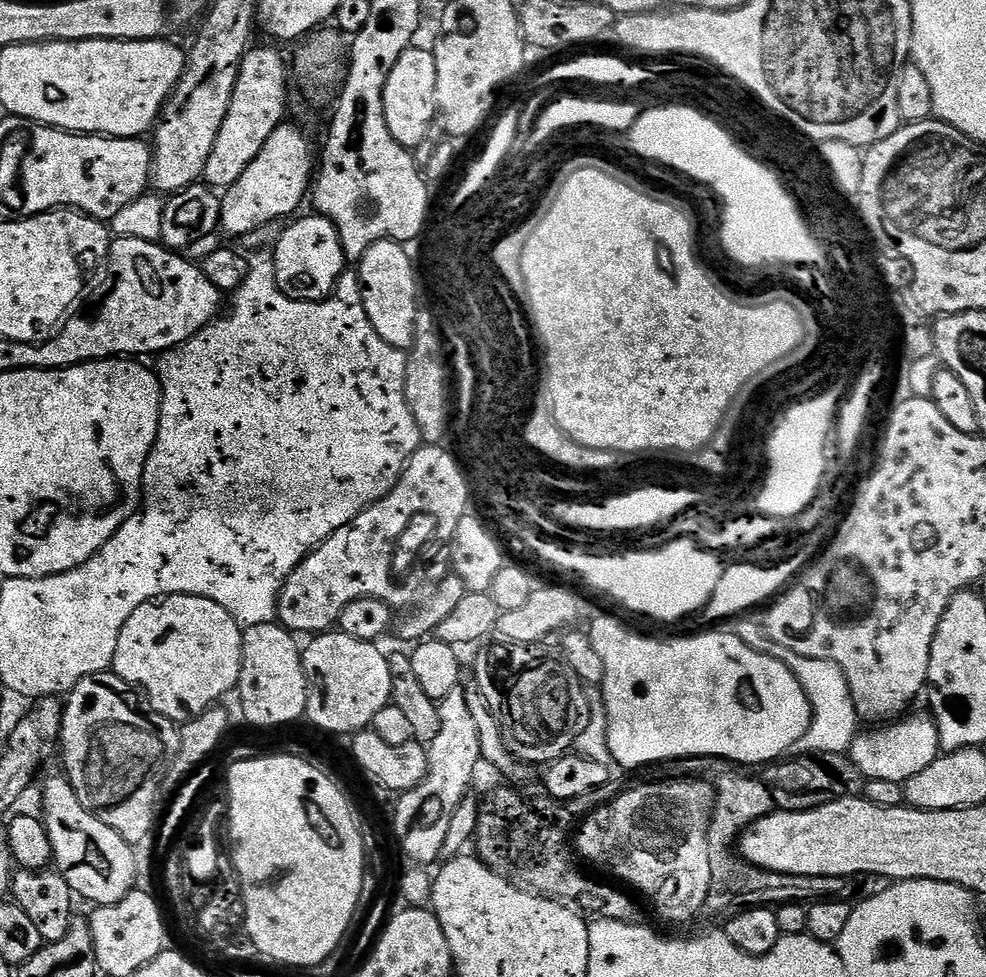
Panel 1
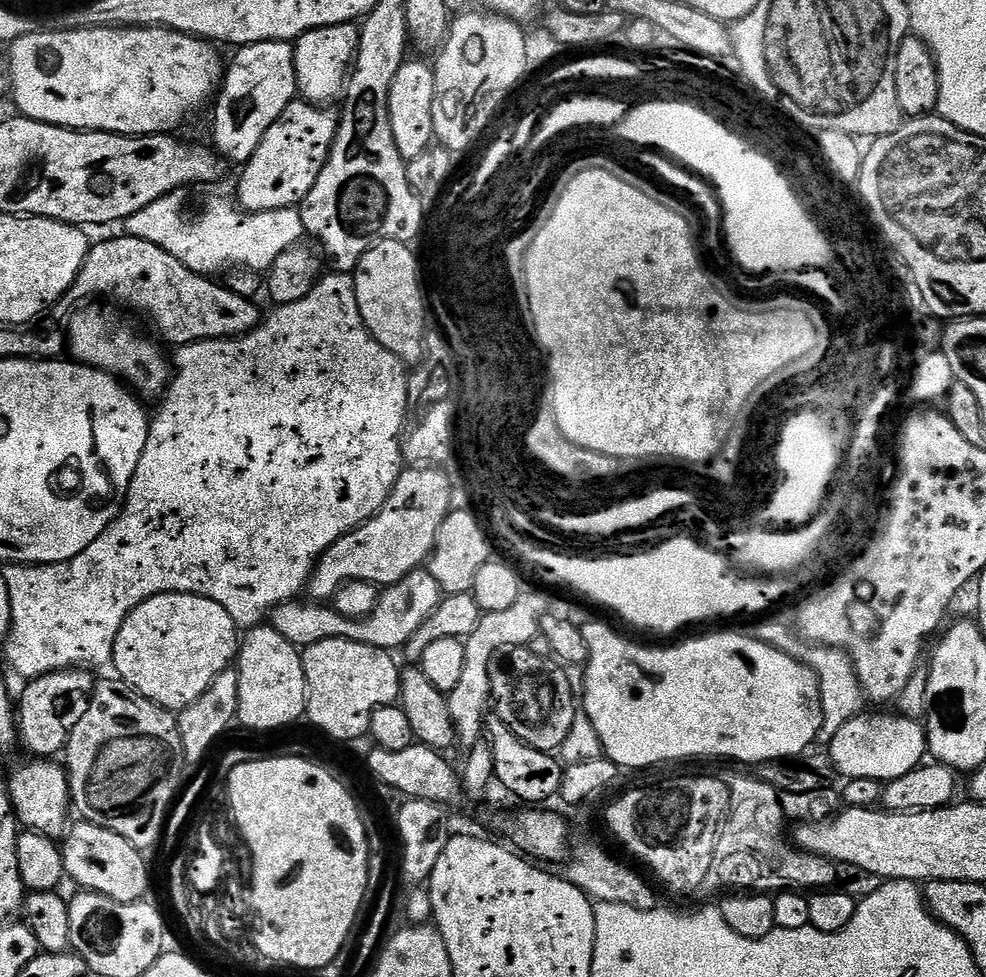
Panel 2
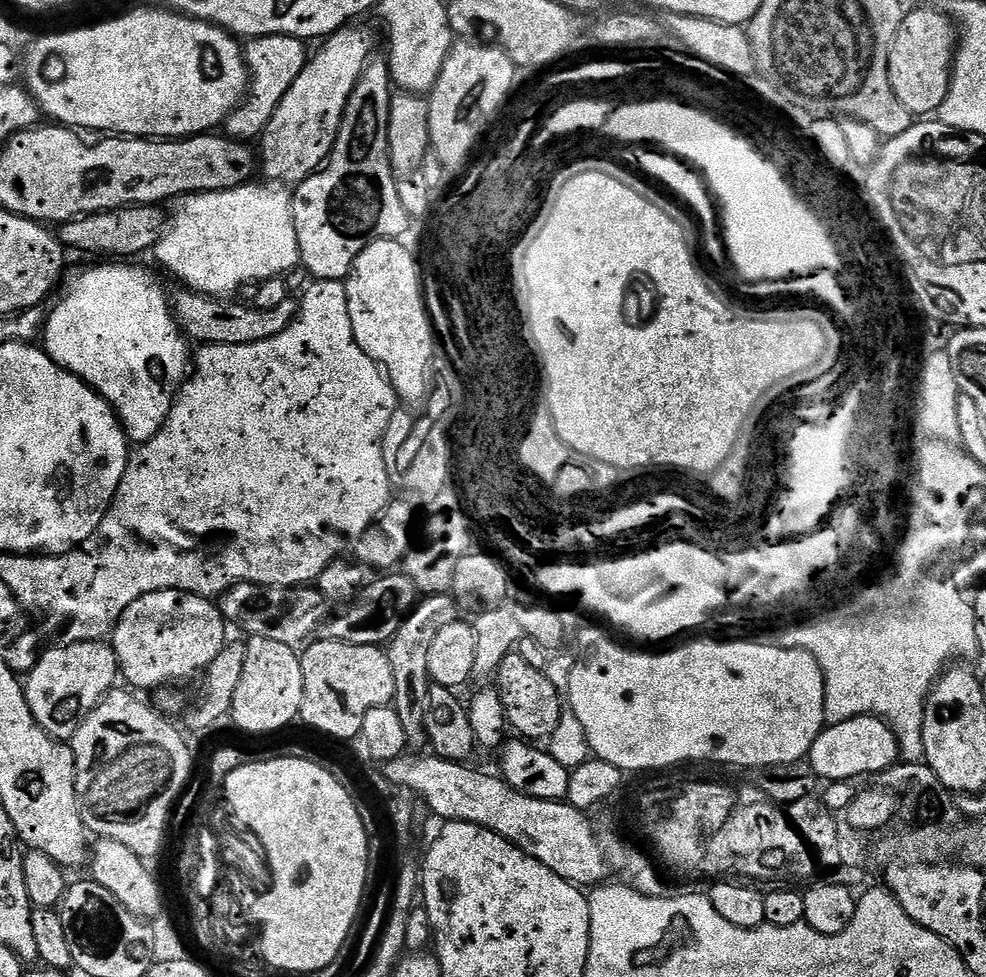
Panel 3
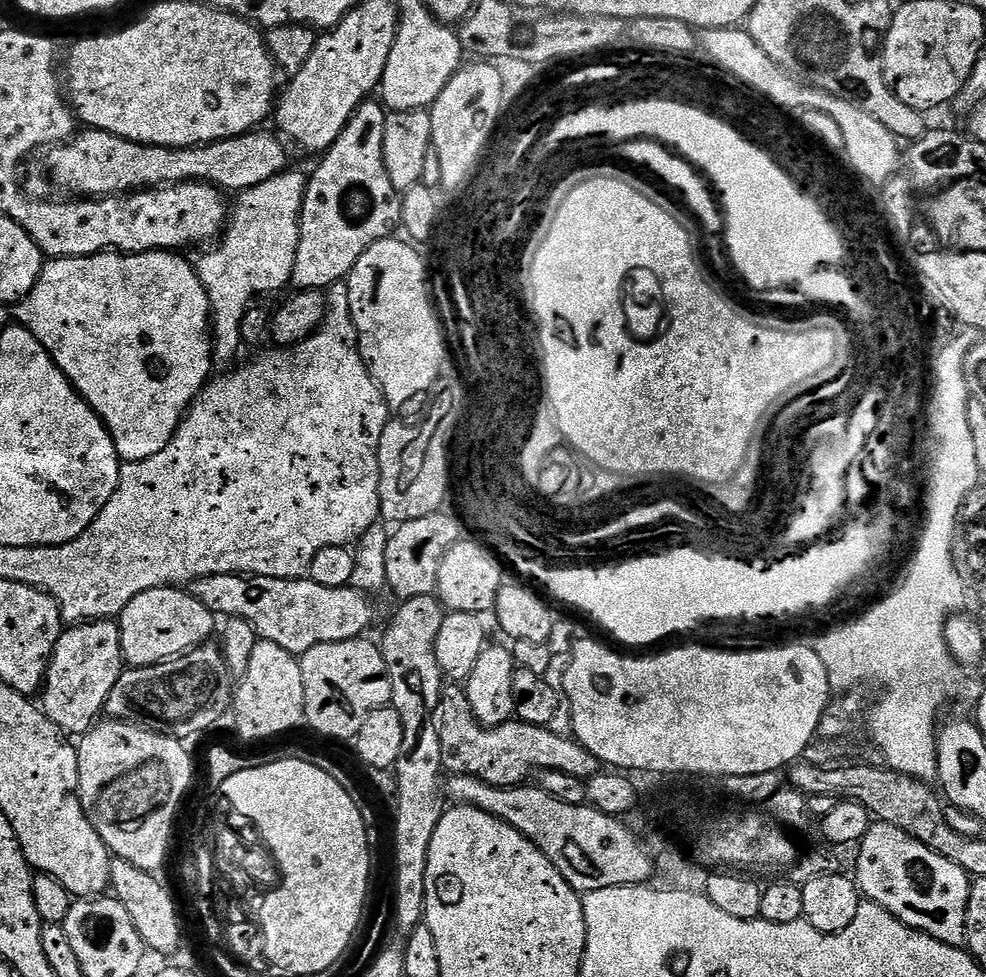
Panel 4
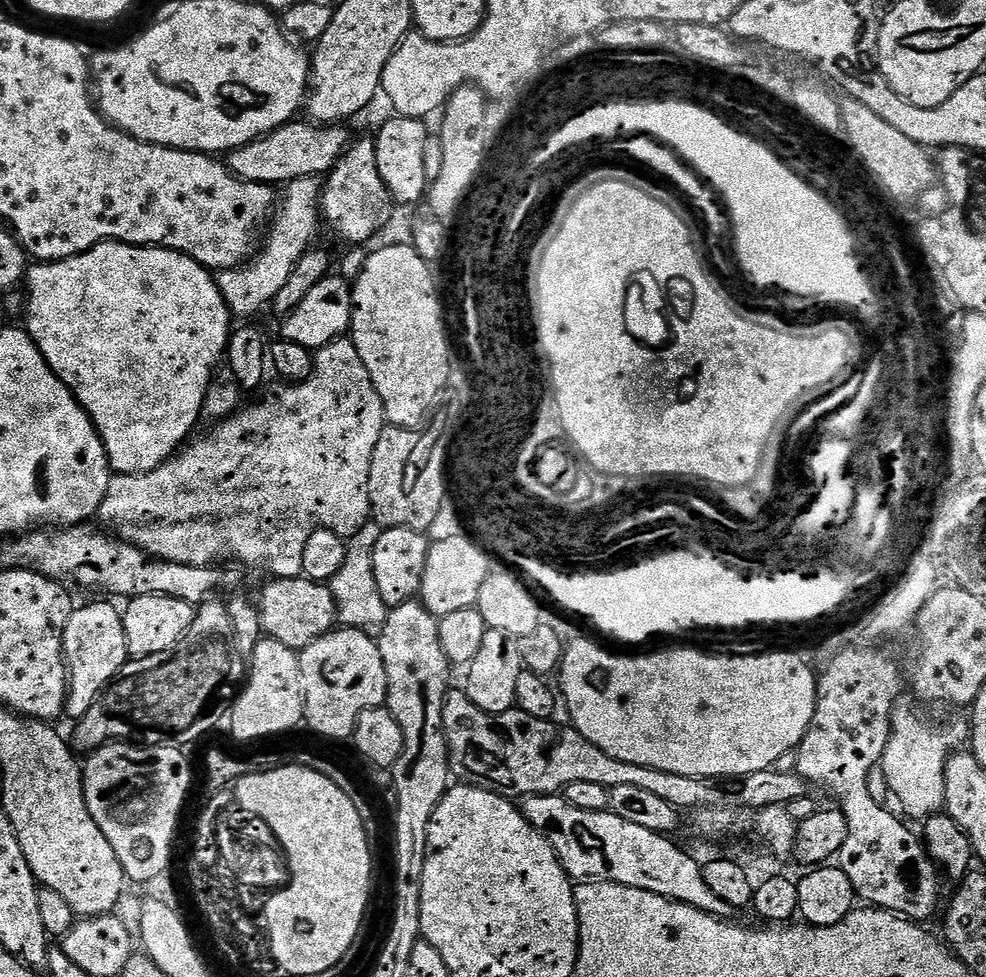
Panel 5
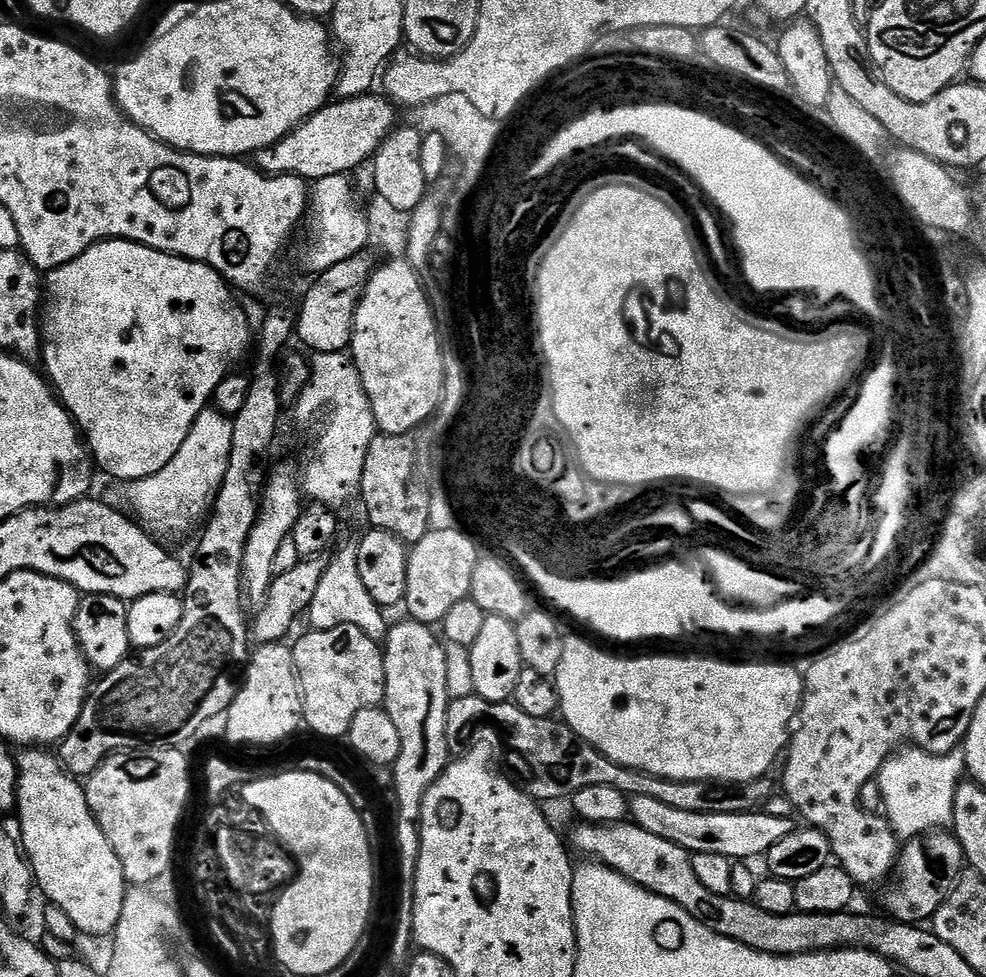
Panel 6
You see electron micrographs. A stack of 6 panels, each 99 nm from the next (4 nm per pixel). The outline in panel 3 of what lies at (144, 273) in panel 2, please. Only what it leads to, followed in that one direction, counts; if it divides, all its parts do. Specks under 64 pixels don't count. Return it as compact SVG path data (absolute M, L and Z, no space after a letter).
M191 290L181 291L181 296L174 300L174 315L176 317L176 321L180 323L181 329L185 336L188 337L189 341L199 342L201 345L205 344L249 344L250 342L262 342L266 338L274 338L274 334L282 334L282 330L286 330L290 327L293 320L296 319L296 314L298 311L298 304L295 299L289 298L286 302L282 302L282 306L274 306L273 308L258 308L255 306L249 306L247 308L244 304L232 304L236 302L229 302L228 300L213 300L210 296L201 296Z

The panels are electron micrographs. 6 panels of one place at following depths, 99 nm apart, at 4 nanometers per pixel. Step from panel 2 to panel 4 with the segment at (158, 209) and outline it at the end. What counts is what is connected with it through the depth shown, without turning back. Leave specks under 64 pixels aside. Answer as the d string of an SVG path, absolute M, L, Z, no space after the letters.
M285 170L285 171L281 172L279 176L275 176L274 178L270 178L270 182L262 182L262 186L254 186L253 188L248 188L244 192L239 193L239 195L237 195L235 197L236 205L234 205L233 208L231 205L230 215L227 217L227 220L226 220L226 227L223 231L222 235L219 237L218 243L215 246L212 246L212 247L217 246L217 248L209 247L207 250L204 250L204 251L209 250L209 252L202 253L200 256L200 261L198 261L198 262L195 261L194 267L196 269L196 276L202 282L202 286L204 287L204 292L208 296L208 306L210 309L210 328L211 328L211 331L214 333L214 339L212 340L212 366L213 366L213 369L228 370L228 369L231 369L233 367L233 365L235 365L237 363L236 355L239 354L240 347L242 347L242 341L240 338L240 327L242 326L242 318L244 317L244 315L246 315L248 313L249 307L253 303L252 296L264 296L267 294L267 292L278 291L279 288L285 287L287 289L289 287L289 285L291 285L291 283L292 283L292 271L294 270L294 258L298 254L298 242L300 241L300 211L302 210L302 206L304 205L304 189L306 187L306 176L303 176L303 174L300 172L292 172L292 171L293 170Z

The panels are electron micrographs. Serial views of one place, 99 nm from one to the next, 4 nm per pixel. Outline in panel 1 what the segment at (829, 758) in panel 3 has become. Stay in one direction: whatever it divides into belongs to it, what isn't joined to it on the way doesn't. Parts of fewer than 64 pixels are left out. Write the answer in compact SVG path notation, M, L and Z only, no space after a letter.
M926 712L924 714L913 714L911 713L894 723L869 729L868 731L870 732L864 733L863 731L853 740L848 756L852 758L855 766L865 775L865 779L890 780L890 782L903 784L915 776L915 774L921 773L926 766L930 766L930 763L940 755L942 749L935 720Z

